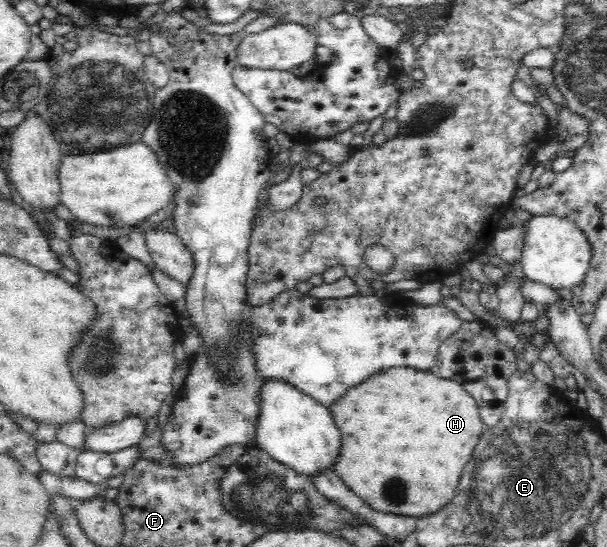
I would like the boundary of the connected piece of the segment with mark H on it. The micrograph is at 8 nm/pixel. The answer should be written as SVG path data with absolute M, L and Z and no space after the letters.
M391 368L379 374L371 375L368 380L348 389L339 401L335 401L335 405L331 405L329 410L343 439L343 447L341 447L337 463L334 465L334 472L371 509L381 513L406 515L416 518L439 511L439 509L447 505L455 497L455 489L459 485L459 475L465 469L467 461L471 459L471 453L473 453L473 449L475 449L475 445L477 445L477 441L481 437L481 429L483 429L483 421L479 417L479 409L477 409L475 399L469 395L469 392L464 387L461 387L459 382L437 377L430 371L419 371L413 368Z

